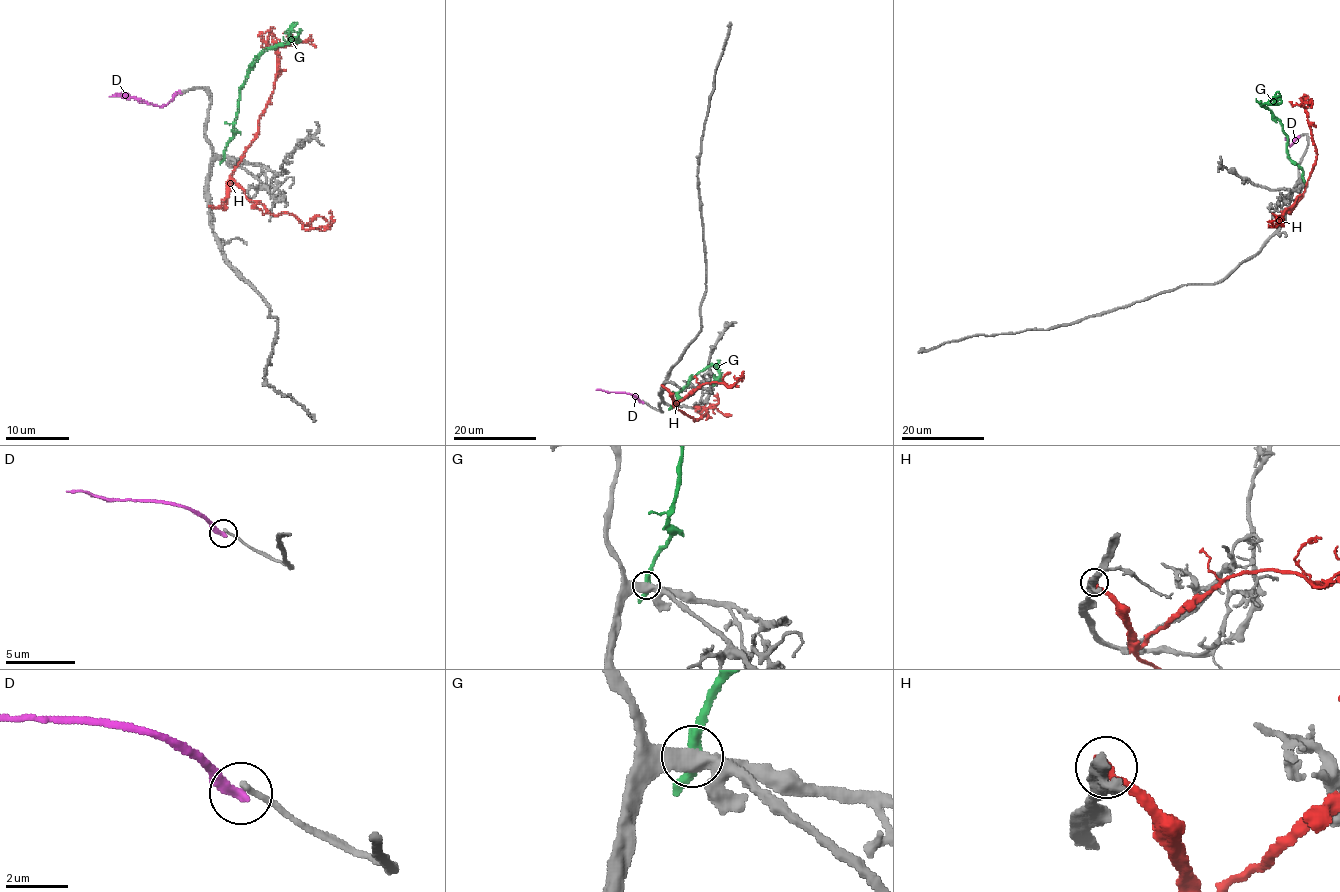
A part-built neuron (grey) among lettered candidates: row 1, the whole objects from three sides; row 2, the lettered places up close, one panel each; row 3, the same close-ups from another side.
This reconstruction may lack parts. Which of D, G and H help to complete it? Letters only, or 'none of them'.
none of them

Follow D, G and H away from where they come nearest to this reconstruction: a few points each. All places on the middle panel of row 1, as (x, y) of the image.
D: (642, 402), (630, 394), (596, 390)
G: (670, 406), (678, 401), (679, 393), (686, 385), (713, 365), (719, 378), (714, 384)
H: (663, 386), (672, 404), (694, 421), (703, 416), (707, 408), (715, 407), (724, 415), (731, 415)

